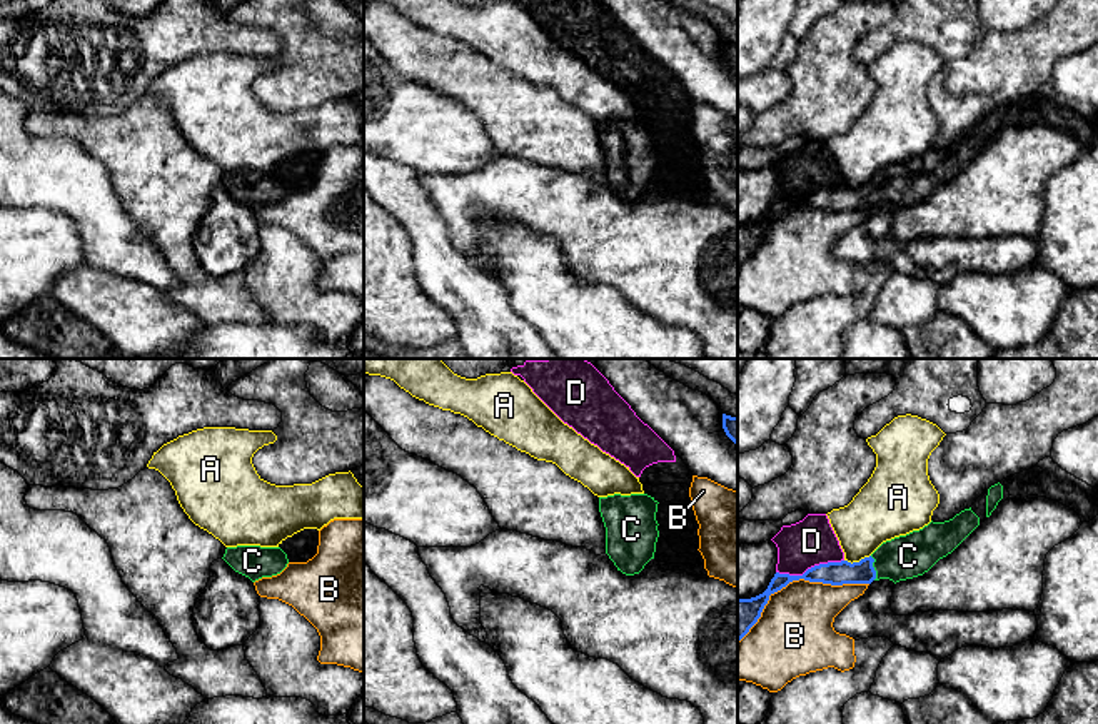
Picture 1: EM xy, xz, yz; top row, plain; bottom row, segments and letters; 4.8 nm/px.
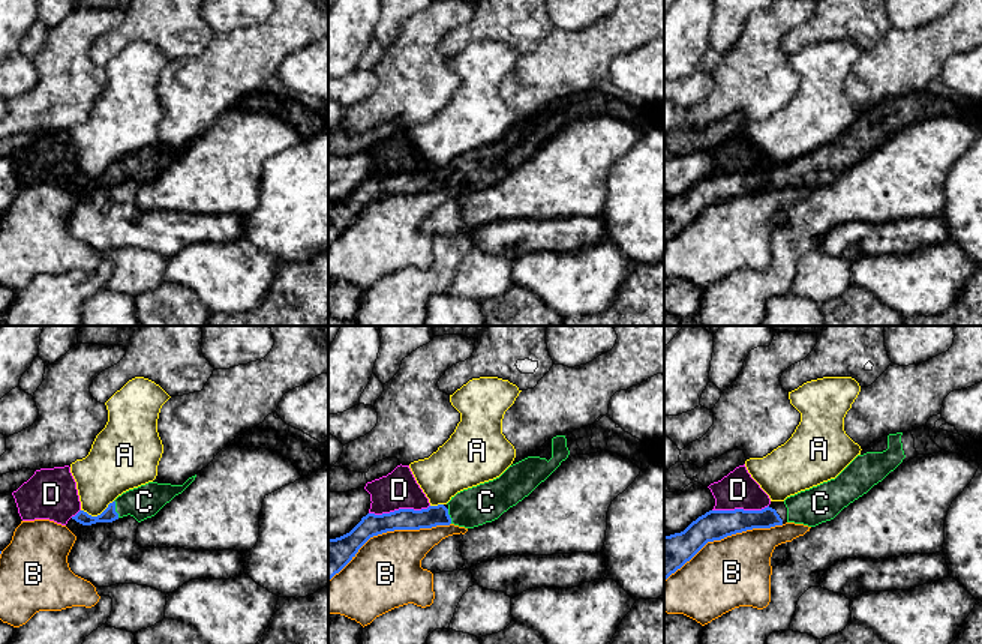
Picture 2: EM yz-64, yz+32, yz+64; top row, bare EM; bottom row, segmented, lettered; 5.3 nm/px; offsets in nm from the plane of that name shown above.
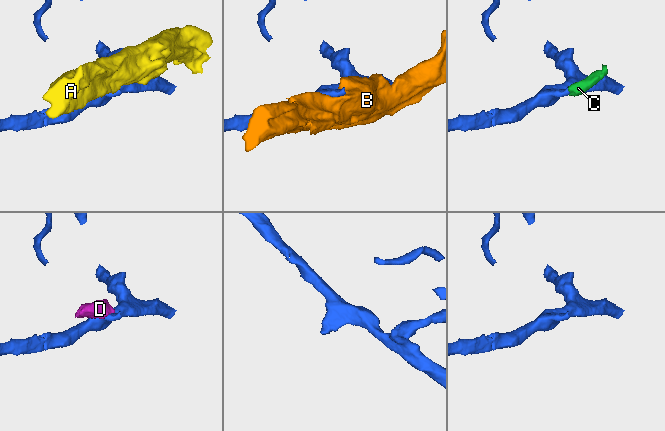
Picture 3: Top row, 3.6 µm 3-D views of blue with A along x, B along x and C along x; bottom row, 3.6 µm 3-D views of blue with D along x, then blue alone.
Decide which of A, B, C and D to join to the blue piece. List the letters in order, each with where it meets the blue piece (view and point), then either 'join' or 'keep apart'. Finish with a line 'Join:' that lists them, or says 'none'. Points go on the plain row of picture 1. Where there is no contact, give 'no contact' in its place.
A: meets blue in yz at (856, 189); keep apart
B: meets blue in yz at (795, 206); keep apart
C: meets blue in yz at (873, 194); join
D: meets blue in yz at (811, 194); keep apart
Join: C

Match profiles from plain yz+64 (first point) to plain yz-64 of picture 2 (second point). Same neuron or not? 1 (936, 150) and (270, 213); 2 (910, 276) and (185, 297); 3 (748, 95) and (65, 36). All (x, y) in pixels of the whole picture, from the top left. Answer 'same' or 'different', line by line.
1: different
2: same
3: same

